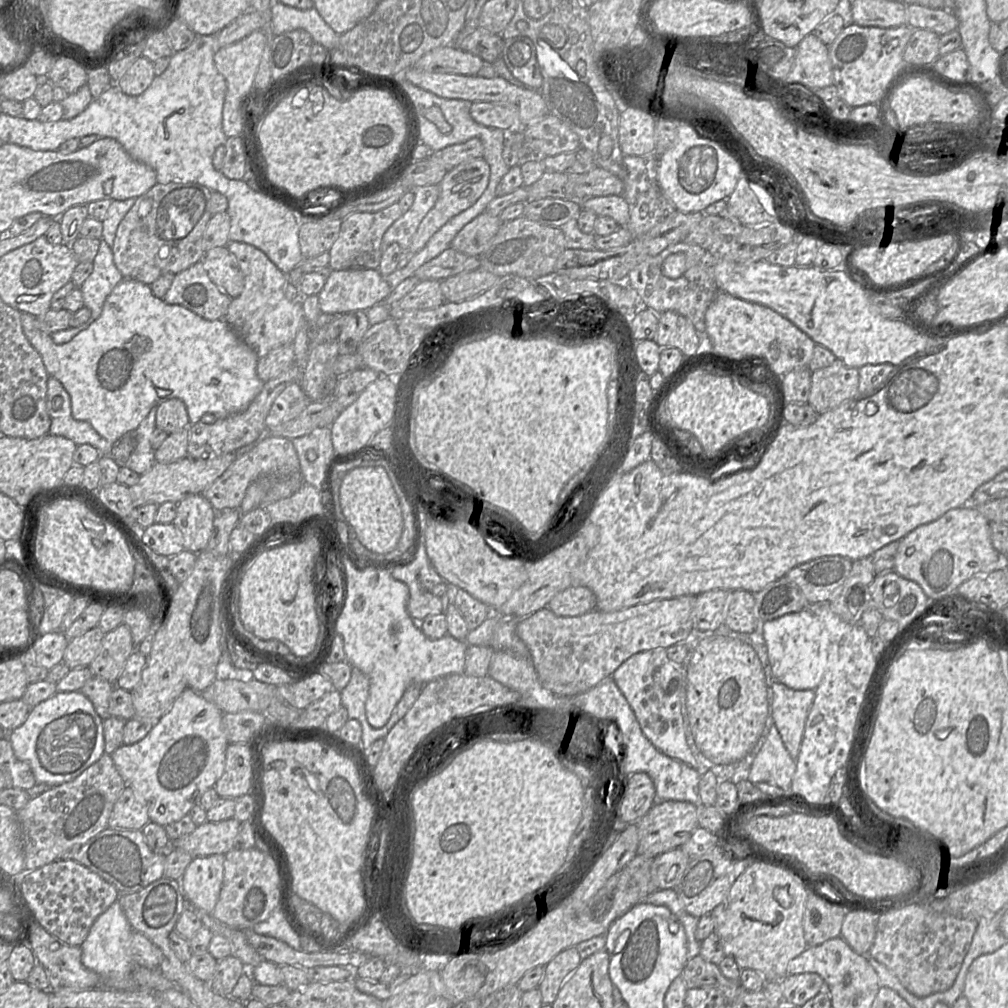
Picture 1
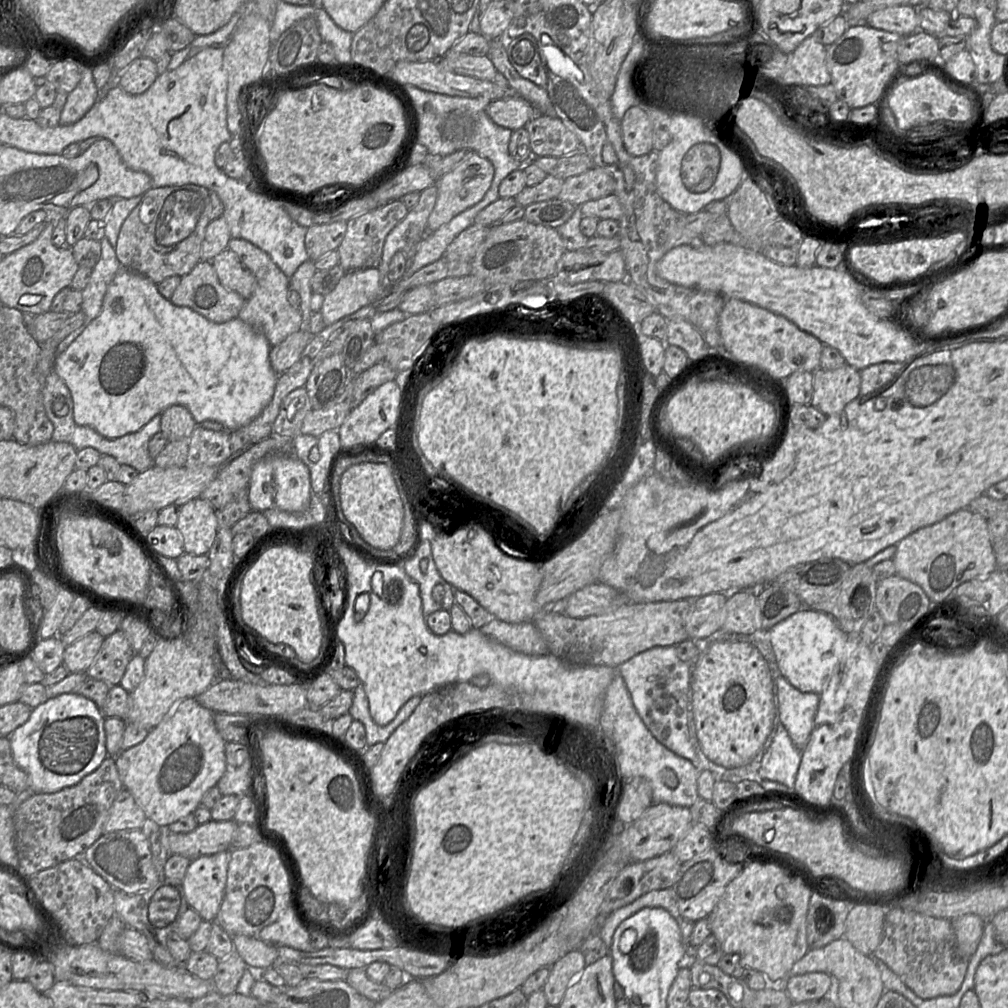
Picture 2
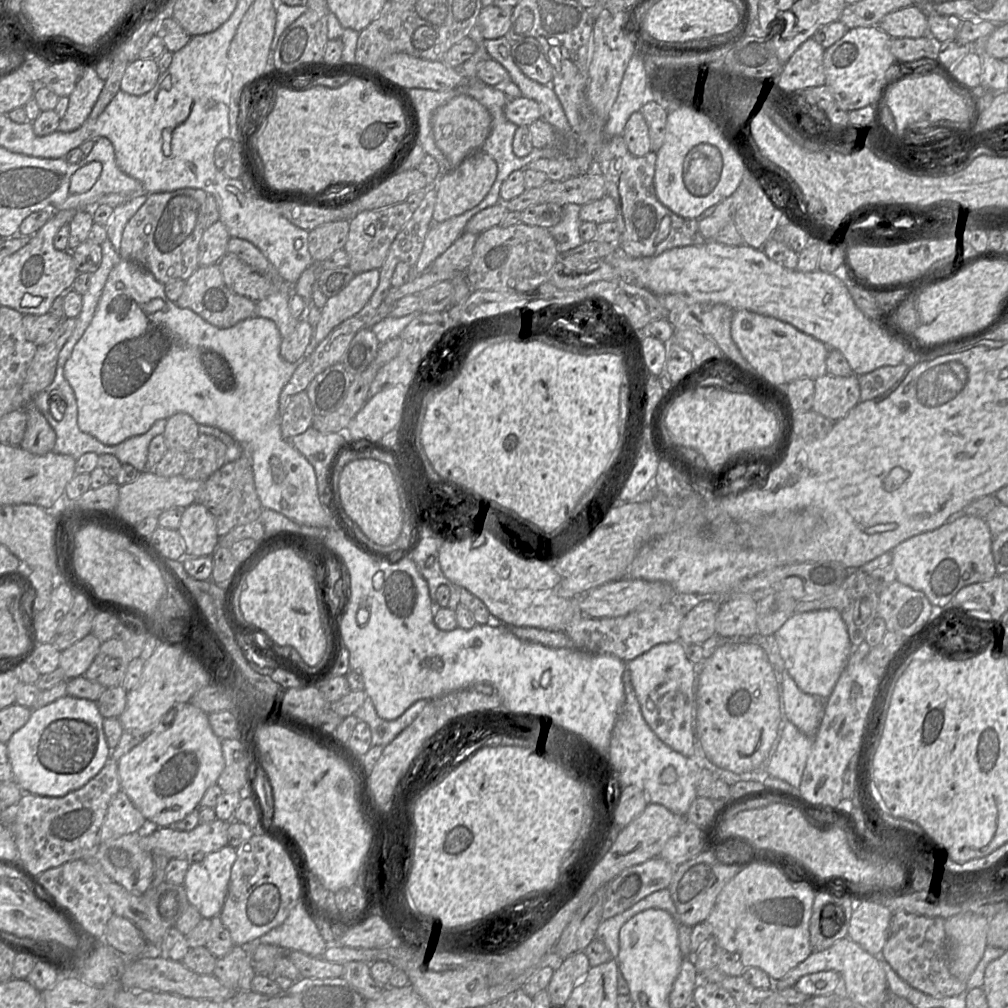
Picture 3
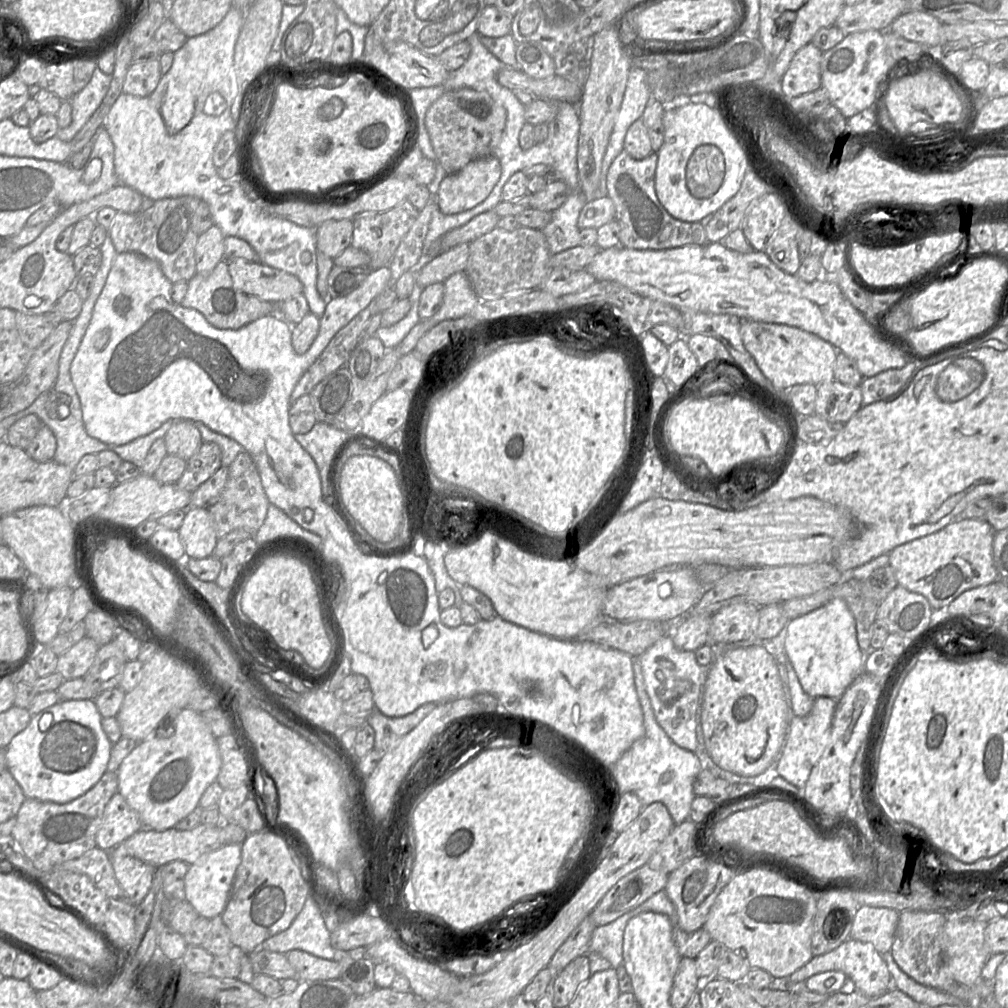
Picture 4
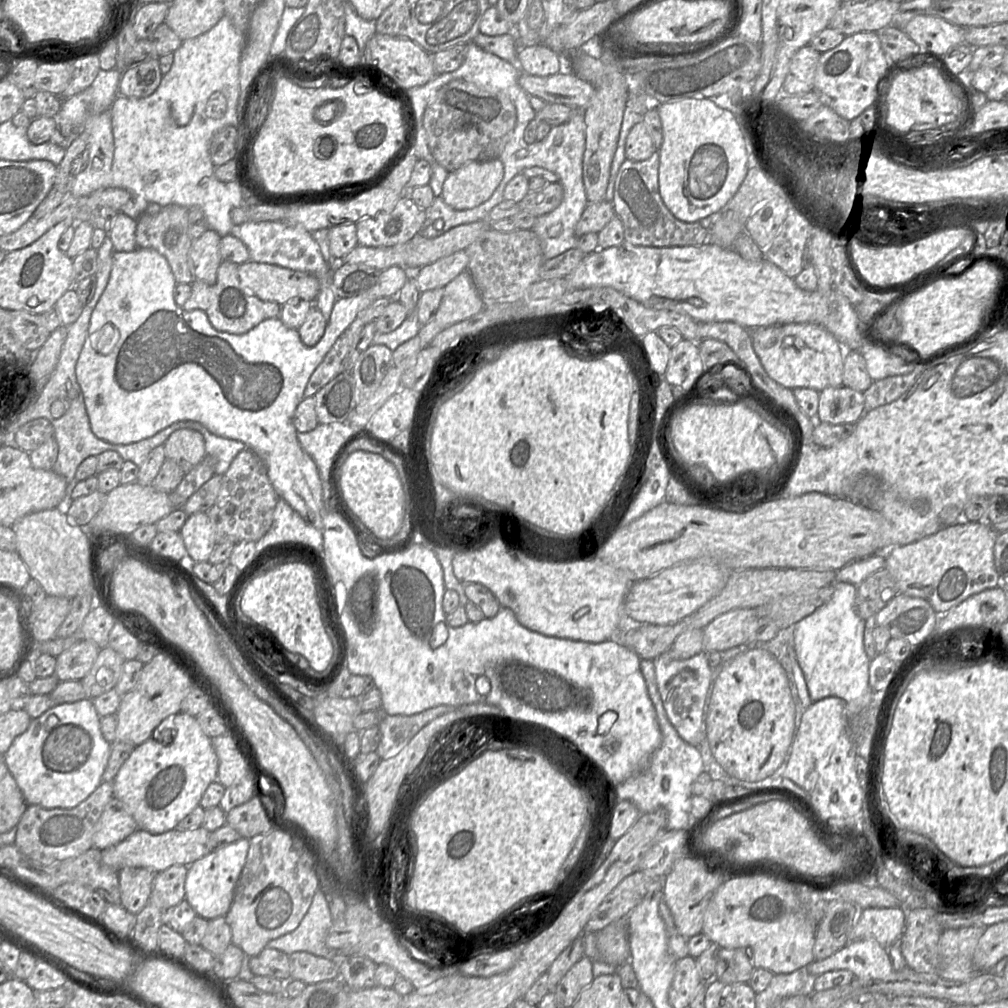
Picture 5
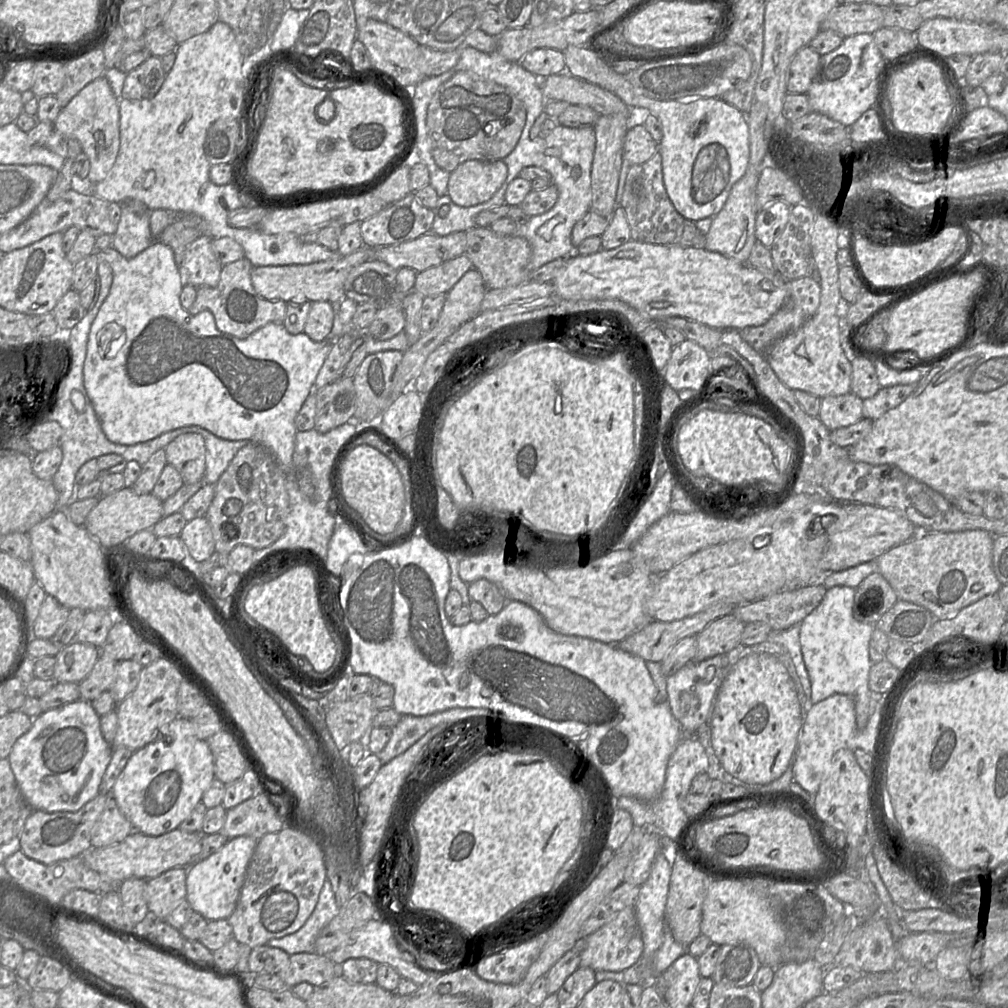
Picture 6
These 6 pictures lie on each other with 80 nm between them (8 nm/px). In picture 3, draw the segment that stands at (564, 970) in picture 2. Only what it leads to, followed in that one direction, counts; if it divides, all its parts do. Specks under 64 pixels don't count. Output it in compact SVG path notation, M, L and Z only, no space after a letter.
M583 951L564 959L553 972L547 987L551 1005L563 1007L574 987L585 977L589 969L589 960Z

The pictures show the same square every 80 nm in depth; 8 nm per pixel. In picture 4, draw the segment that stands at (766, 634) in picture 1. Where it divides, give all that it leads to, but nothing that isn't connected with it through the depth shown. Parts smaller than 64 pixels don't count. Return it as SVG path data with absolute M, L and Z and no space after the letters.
M835 598L814 611L789 620L785 651L803 690L811 698L839 699L864 672L866 653L857 642L855 618L841 598Z

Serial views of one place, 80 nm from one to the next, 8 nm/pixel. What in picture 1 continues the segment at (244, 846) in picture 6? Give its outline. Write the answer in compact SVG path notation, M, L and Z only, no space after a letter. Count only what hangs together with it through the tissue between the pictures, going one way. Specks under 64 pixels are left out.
M223 854L195 857L187 866L180 883L193 909L214 910L223 883L224 860Z

